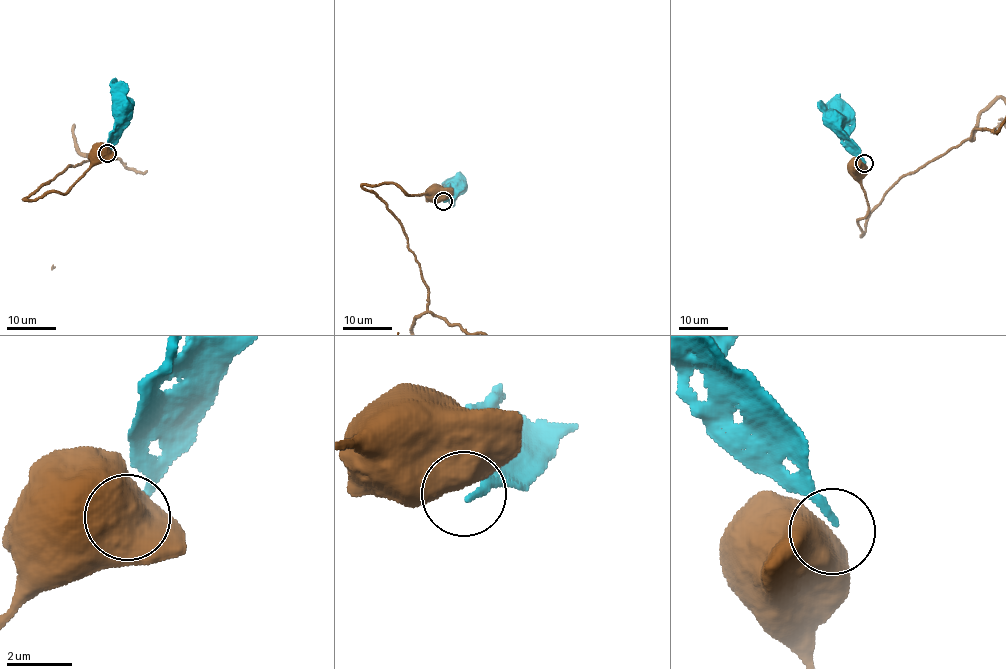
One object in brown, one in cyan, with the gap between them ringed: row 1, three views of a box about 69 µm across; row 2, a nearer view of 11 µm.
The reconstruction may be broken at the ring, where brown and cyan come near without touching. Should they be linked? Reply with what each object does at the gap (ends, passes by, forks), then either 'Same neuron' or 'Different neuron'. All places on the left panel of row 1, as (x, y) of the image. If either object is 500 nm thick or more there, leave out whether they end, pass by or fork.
Different neuron

